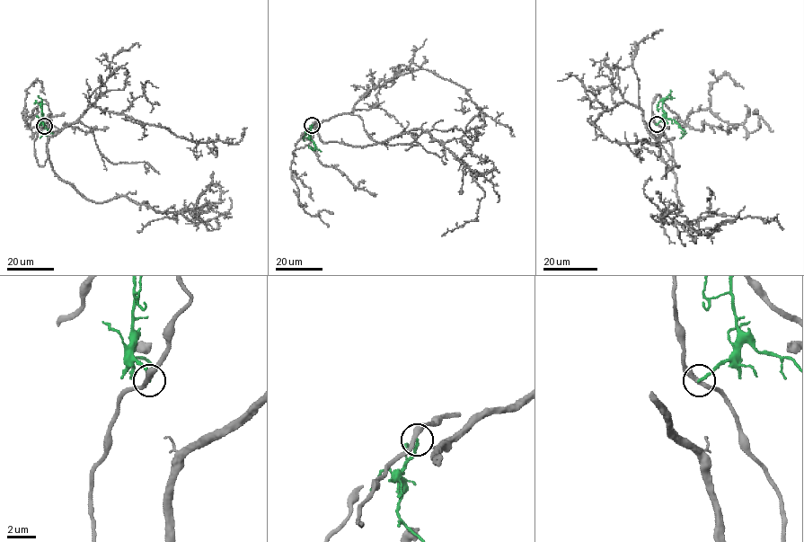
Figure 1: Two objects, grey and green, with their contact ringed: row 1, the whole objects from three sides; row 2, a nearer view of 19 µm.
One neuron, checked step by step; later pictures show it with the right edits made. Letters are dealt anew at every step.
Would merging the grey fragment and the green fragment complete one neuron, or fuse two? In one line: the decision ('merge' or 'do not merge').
do not merge

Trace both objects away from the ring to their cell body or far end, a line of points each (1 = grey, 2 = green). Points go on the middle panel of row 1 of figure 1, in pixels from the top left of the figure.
1: (313, 125), (303, 138), (317, 131), (360, 146), (420, 128), (463, 161), (484, 196), (474, 219), (441, 235)
2: (313, 125), (309, 138), (316, 149), (308, 146)

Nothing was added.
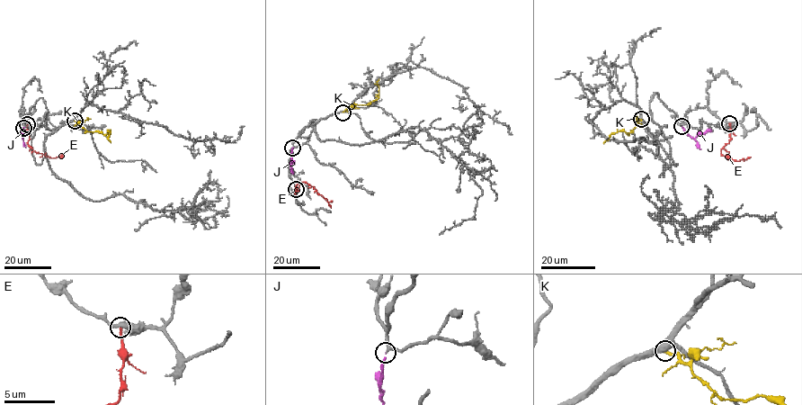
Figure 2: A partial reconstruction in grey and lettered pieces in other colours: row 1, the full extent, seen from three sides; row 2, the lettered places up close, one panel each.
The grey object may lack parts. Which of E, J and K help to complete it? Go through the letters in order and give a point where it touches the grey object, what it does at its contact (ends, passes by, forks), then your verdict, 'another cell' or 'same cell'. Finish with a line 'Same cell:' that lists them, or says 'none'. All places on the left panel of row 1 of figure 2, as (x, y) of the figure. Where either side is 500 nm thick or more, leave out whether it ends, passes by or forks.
E: (27, 124) | it ends | another cell
J: (23, 128) | it ends | same cell
K: (75, 121) | it ends | another cell
Same cell: J

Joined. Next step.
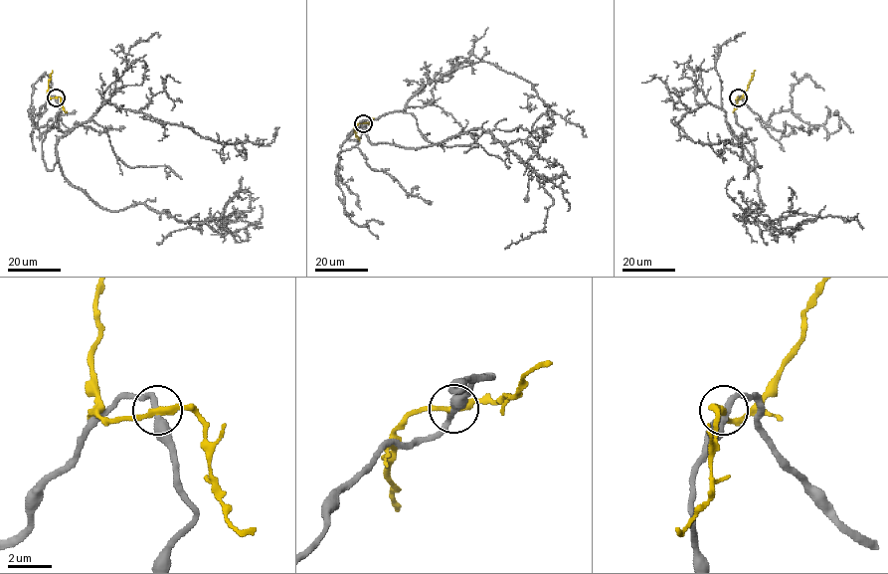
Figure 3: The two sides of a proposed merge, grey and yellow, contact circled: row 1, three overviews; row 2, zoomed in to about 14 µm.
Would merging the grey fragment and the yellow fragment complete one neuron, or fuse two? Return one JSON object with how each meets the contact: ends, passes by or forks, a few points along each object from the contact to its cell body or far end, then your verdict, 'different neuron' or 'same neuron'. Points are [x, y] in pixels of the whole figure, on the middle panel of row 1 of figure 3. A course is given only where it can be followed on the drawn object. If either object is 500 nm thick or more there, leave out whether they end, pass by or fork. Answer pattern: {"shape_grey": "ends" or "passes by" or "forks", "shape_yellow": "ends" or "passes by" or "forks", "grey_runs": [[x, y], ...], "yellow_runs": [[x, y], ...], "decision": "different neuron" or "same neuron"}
{"shape_grey": "passes by", "shape_yellow": "passes by", "grey_runs": [[362, 123], [349, 139], [365, 131], [412, 148], [481, 128], [529, 165], [553, 204], [541, 230], [504, 249]], "yellow_runs": [[362, 123], [355, 128], [360, 140]], "decision": "different neuron"}

